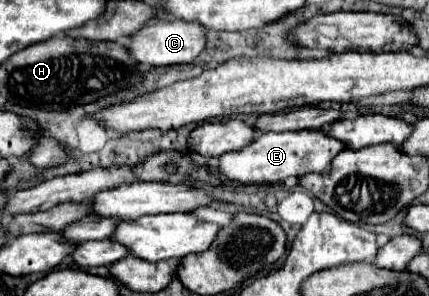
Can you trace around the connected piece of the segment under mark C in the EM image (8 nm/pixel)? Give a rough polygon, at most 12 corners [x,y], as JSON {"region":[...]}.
{"region":[[199,22],[147,24],[127,48],[145,66],[193,62],[207,44]]}

